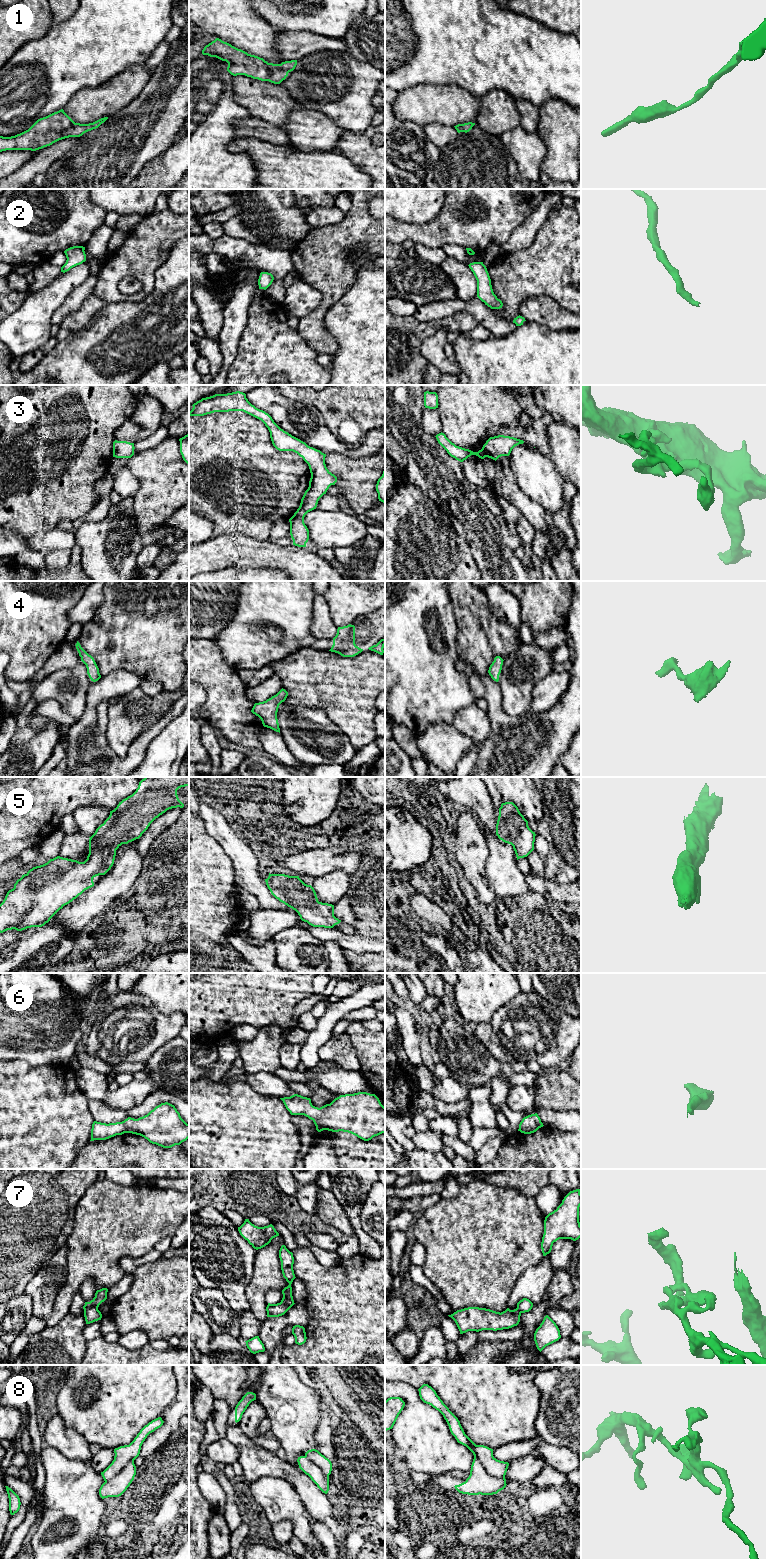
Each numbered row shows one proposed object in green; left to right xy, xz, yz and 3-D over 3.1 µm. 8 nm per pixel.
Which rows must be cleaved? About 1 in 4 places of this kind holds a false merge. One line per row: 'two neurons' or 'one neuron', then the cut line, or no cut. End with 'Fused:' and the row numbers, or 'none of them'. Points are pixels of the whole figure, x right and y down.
1: one neuron | no cut
2: one neuron | no cut
3: one neuron | no cut
4: one neuron | no cut
5: one neuron | no cut
6: one neuron | no cut
7: two neurons | xy (97, 1307), (88, 1307), (84, 1311)
8: two neurons | yz (471, 1450), (489, 1474), (504, 1477)
Fused: 7, 8

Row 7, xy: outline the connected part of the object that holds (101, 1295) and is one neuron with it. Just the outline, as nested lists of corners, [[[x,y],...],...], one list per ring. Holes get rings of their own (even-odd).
[[[107,1288],[97,1290],[95,1297],[90,1302],[85,1302],[85,1305],[83,1306],[84,1311],[87,1308],[98,1308],[99,1305],[107,1299],[107,1292]]]

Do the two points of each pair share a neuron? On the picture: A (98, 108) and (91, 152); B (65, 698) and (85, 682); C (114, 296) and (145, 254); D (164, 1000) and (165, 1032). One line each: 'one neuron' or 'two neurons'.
A: two neurons
B: one neuron
C: one neuron
D: two neurons

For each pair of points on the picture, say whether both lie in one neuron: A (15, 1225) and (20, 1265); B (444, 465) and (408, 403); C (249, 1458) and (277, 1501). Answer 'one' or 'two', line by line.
A: one
B: one
C: two

